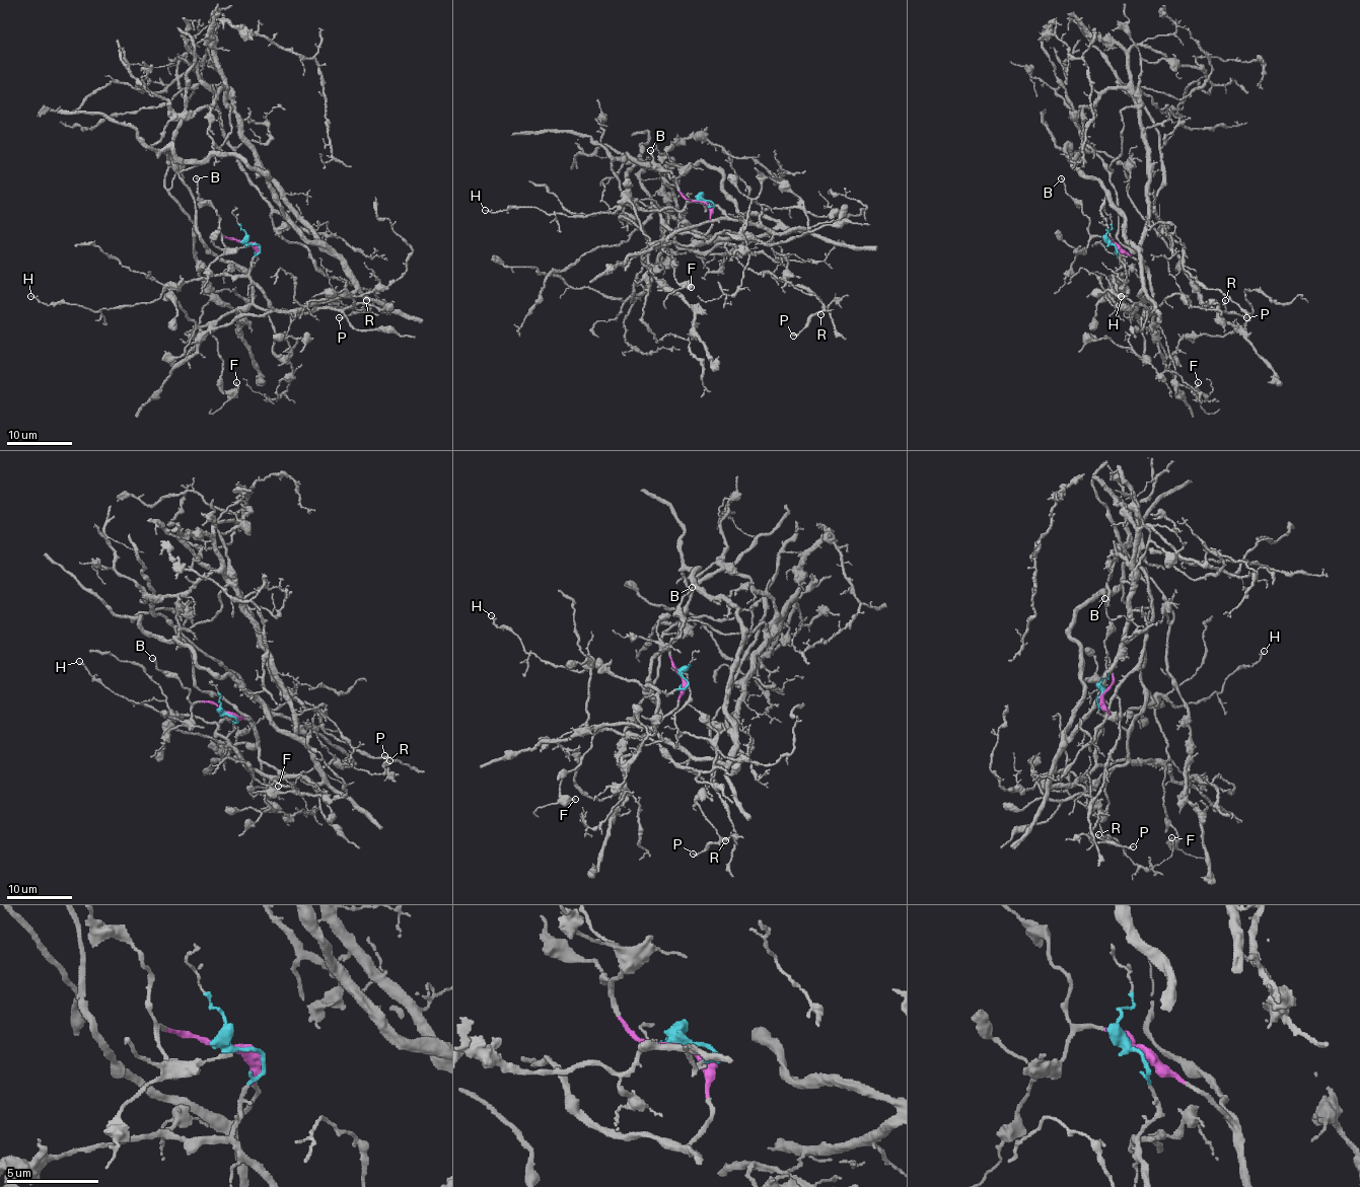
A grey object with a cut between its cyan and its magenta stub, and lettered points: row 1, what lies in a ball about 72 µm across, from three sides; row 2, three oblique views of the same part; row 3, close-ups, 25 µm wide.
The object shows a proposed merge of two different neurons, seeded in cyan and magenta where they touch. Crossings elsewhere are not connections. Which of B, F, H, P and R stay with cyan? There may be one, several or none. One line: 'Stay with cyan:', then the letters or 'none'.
Stay with cyan: H, P, R

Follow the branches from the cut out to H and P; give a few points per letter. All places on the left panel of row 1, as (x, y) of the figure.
H: (247, 242), (259, 250), (245, 275), (169, 285), (148, 302), (91, 310), (29, 296)
P: (247, 242), (259, 247), (249, 280), (275, 309), (306, 309), (334, 294), (334, 306), (369, 309), (339, 317)

